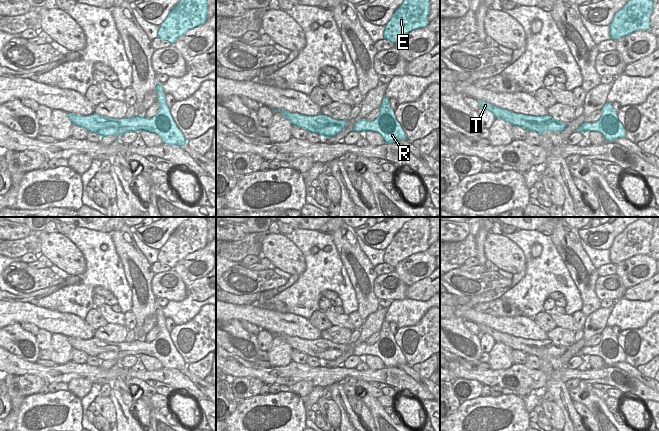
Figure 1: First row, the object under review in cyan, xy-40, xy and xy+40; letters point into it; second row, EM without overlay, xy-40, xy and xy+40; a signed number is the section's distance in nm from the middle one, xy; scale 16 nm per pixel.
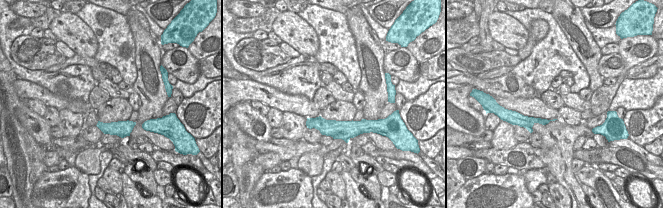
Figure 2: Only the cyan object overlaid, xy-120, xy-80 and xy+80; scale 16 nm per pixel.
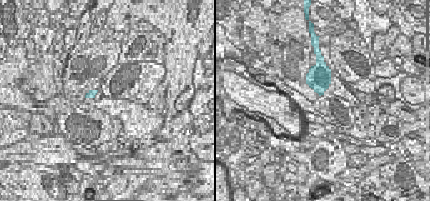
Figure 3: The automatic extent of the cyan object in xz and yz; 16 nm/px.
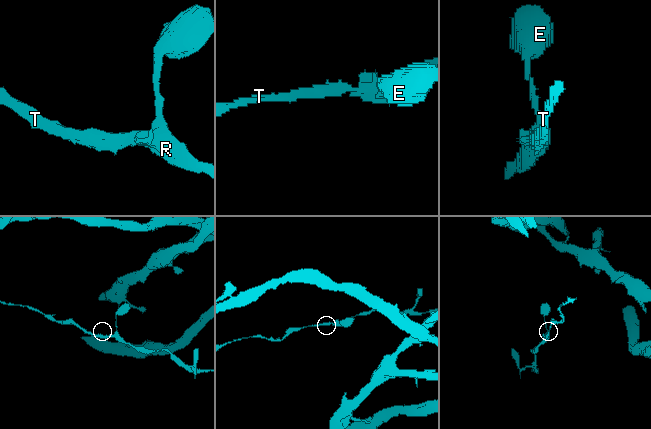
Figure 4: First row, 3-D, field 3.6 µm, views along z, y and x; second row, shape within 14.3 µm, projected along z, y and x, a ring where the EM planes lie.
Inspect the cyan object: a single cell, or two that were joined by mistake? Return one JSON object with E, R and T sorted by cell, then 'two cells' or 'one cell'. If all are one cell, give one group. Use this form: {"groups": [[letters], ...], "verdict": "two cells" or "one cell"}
{"groups": [["E", "R", "T"]], "verdict": "one cell"}

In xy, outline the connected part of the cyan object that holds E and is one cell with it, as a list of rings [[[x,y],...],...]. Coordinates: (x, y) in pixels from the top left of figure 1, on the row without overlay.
[[[415,217],[406,222],[394,235],[385,249],[384,263],[395,267],[400,261],[412,254],[426,251],[429,248],[430,223],[426,217]]]

